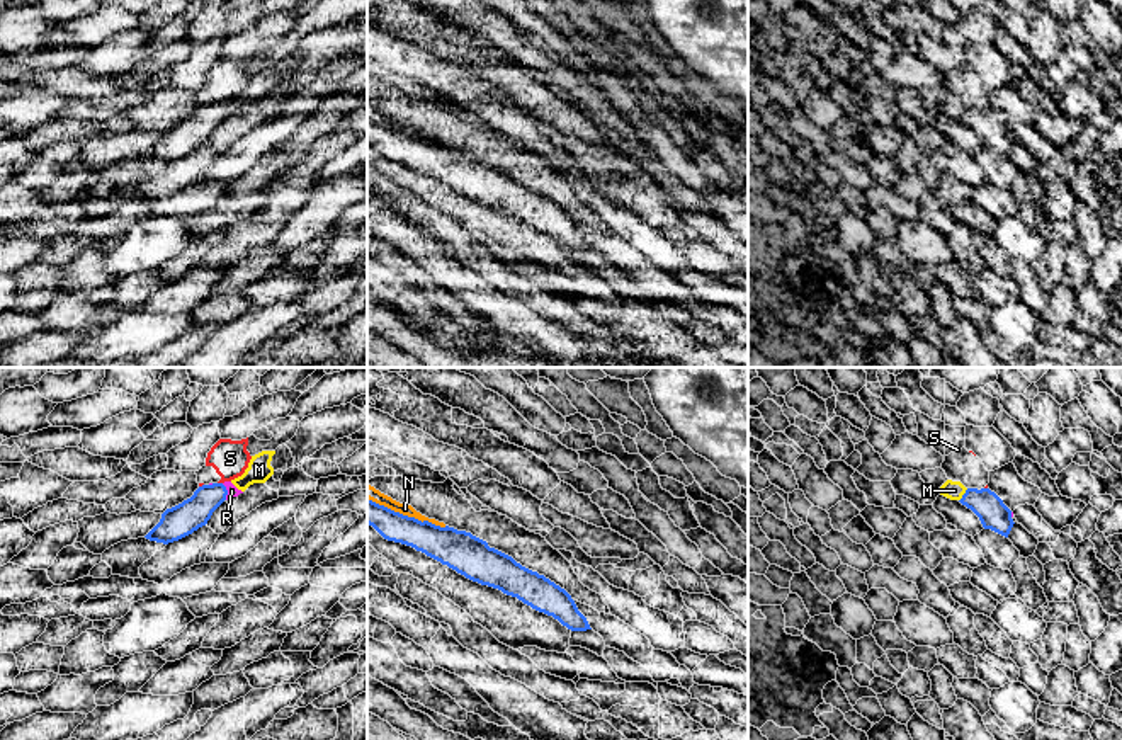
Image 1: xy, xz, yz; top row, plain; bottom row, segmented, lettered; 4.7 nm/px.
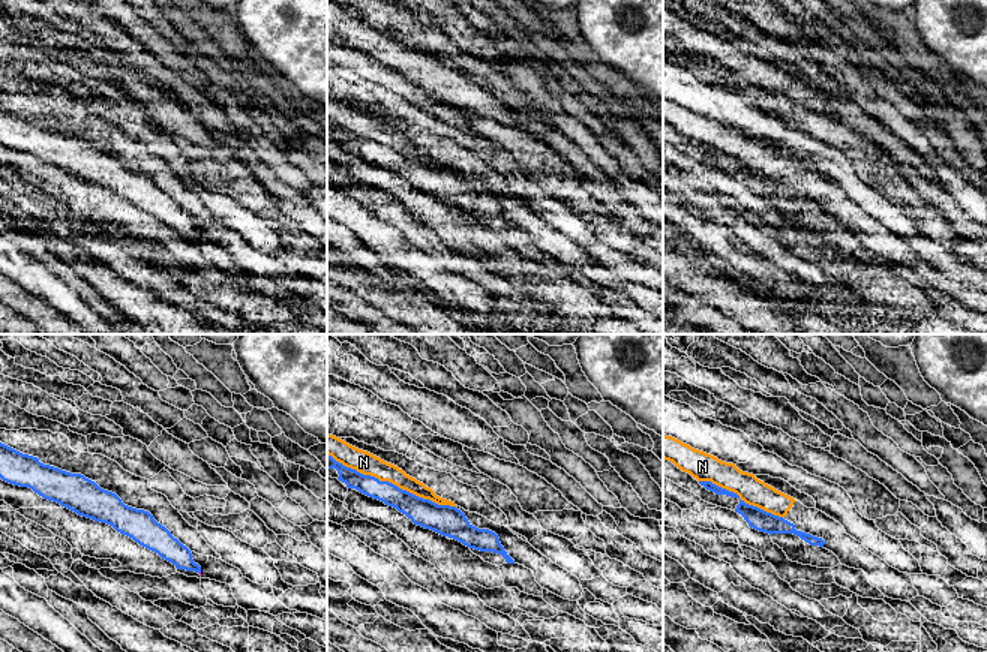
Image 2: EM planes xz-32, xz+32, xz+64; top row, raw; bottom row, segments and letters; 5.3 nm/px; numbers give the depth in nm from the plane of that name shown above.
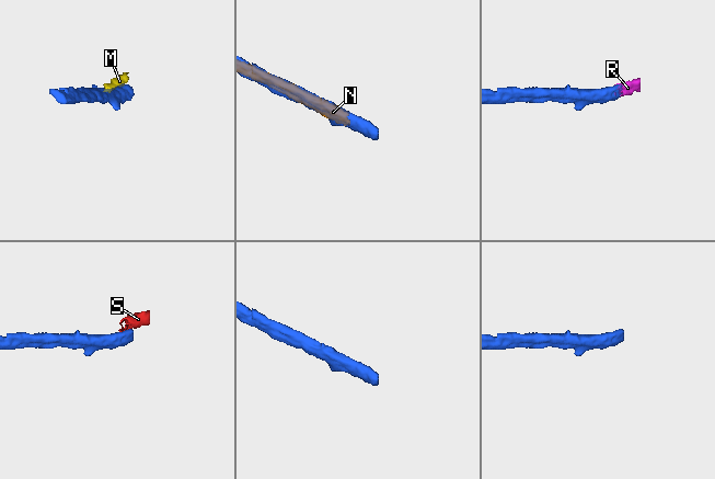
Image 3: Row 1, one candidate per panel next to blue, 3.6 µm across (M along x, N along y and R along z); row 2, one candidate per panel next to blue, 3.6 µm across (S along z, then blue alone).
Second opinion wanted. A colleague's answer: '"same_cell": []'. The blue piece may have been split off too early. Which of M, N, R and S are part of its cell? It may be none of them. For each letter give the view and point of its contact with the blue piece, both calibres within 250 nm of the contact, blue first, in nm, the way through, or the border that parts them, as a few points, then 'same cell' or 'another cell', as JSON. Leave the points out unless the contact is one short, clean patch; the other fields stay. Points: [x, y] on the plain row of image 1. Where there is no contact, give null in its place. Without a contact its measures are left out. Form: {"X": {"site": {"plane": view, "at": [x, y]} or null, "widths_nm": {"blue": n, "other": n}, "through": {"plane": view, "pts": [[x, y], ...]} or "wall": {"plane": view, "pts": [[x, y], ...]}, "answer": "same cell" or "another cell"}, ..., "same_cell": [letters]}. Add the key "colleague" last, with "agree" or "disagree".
{"M": {"site": {"plane": "yz", "at": [963, 114]}, "widths_nm": {"blue": 140, "other": 90}, "wall": {"plane": "yz", "pts": [[968, 108], [959, 119]]}, "answer": "another cell"}, "N": {"site": {"plane": "xz", "at": [407, 135]}, "widths_nm": {"blue": 170, "other": 70}, "answer": "another cell"}, "R": {"site": {"plane": "xy", "at": [226, 111]}, "widths_nm": {"blue": 150, "other": 50}, "through": {"plane": "xy", "pts": [[194, 131], [211, 114], [226, 111], [232, 109]]}, "answer": "same cell"}, "S": {"site": {"plane": "xy", "at": [220, 102]}, "widths_nm": {"blue": 150, "other": 180}, "wall": {"plane": "xy", "pts": [[218, 101], [221, 102]]}, "answer": "another cell"}, "same_cell": ["R"], "colleague": "disagree"}

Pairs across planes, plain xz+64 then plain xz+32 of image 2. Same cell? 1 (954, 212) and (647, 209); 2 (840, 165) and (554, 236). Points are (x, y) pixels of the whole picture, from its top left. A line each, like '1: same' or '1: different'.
1: different
2: different

